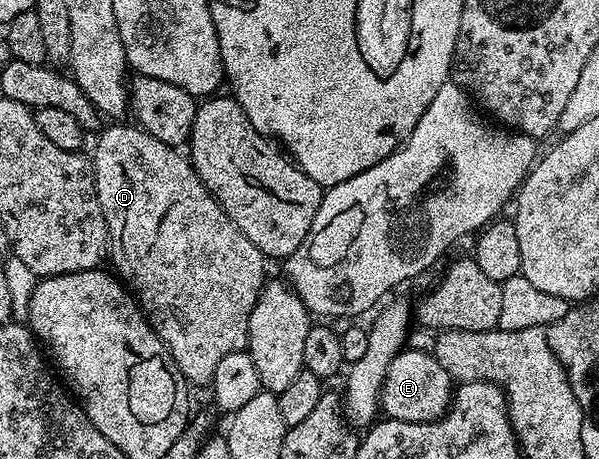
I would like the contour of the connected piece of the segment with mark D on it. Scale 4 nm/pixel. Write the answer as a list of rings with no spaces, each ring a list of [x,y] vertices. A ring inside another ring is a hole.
[[[138,125],[130,126],[104,126],[93,154],[97,201],[109,236],[109,263],[111,259],[114,274],[133,292],[188,384],[208,386],[224,357],[246,348],[249,319],[265,286],[265,256],[233,225],[182,150],[157,141]]]

